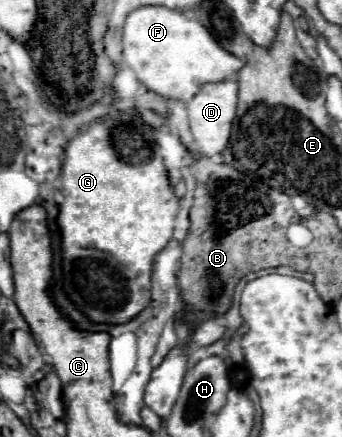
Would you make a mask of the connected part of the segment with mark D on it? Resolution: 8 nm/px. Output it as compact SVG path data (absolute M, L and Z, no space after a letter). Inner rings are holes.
M238 74L234 78L226 78L226 82L220 84L204 84L200 92L188 102L188 122L190 130L196 142L196 148L204 156L214 156L220 154L228 140L230 140L230 130L232 122L236 122L238 116L237 102L240 84L238 84Z

